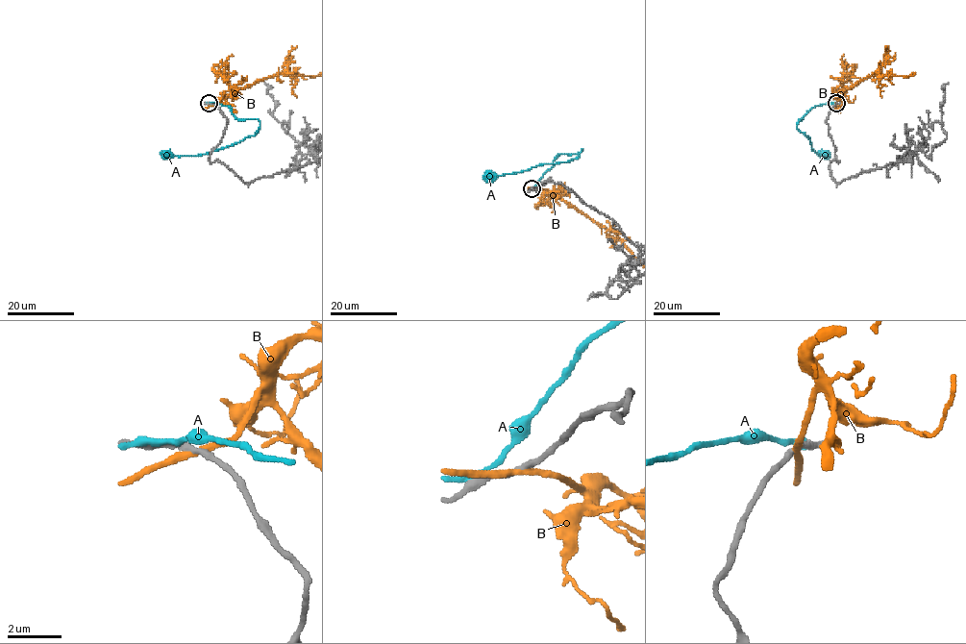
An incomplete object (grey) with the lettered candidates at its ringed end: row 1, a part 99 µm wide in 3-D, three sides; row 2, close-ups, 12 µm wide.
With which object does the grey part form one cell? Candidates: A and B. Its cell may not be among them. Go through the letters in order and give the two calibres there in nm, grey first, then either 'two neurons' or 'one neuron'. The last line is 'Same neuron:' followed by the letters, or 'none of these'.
A: 240 nm thick on the grey side, 240 nm on the other; one neuron
B: 200 nm thick on the grey side, 240 nm on the other; two neurons
Same neuron: A

